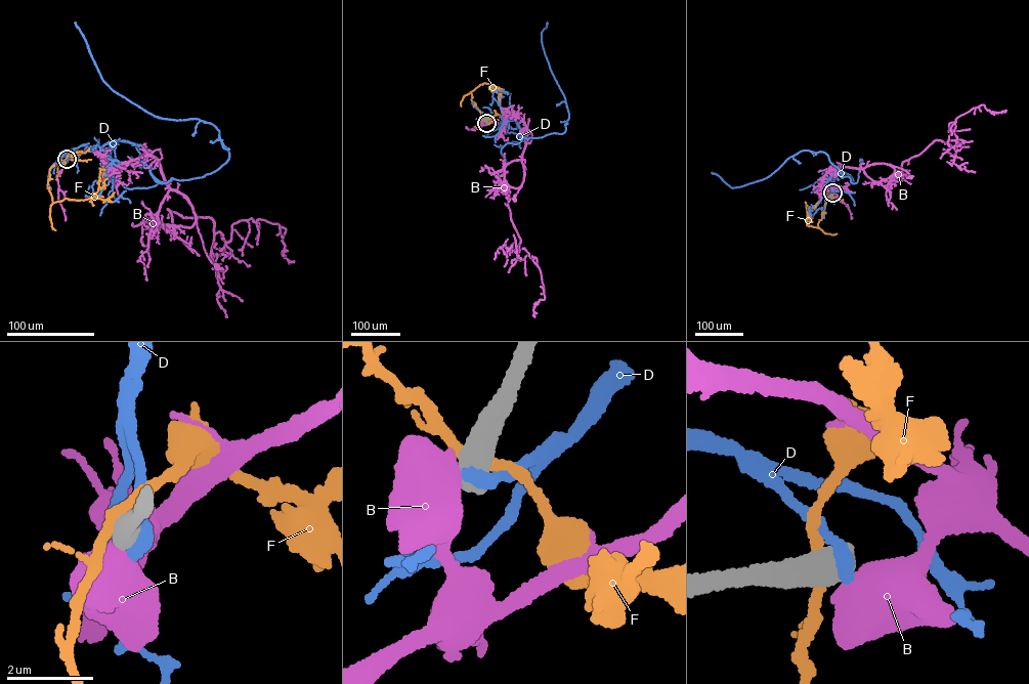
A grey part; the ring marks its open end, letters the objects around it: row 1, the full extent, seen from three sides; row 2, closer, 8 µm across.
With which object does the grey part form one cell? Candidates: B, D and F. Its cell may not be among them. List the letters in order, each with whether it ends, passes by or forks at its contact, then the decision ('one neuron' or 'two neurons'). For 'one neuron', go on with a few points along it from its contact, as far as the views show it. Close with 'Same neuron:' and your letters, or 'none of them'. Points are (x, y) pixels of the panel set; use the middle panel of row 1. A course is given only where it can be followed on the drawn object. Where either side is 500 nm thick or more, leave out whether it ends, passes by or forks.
B: two neurons
D: two neurons
F: two neurons
Same neuron: none of them

